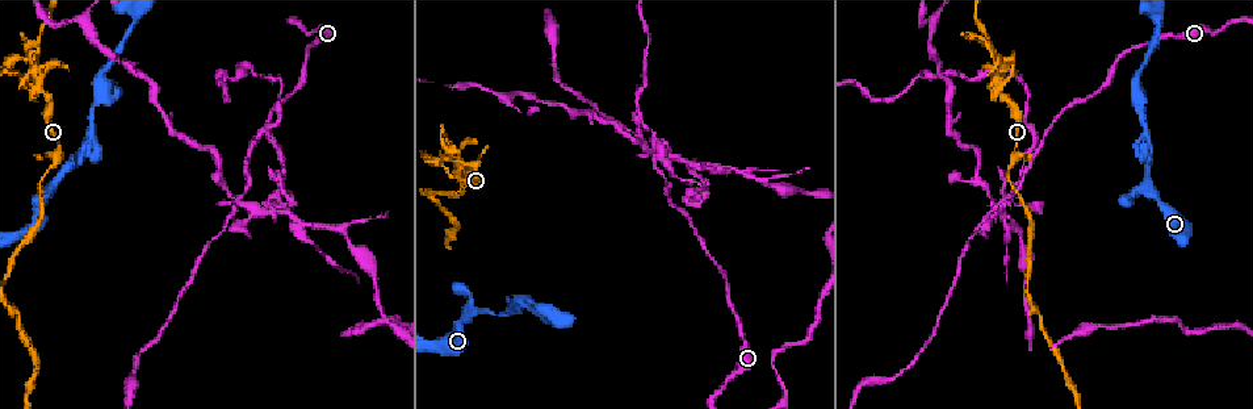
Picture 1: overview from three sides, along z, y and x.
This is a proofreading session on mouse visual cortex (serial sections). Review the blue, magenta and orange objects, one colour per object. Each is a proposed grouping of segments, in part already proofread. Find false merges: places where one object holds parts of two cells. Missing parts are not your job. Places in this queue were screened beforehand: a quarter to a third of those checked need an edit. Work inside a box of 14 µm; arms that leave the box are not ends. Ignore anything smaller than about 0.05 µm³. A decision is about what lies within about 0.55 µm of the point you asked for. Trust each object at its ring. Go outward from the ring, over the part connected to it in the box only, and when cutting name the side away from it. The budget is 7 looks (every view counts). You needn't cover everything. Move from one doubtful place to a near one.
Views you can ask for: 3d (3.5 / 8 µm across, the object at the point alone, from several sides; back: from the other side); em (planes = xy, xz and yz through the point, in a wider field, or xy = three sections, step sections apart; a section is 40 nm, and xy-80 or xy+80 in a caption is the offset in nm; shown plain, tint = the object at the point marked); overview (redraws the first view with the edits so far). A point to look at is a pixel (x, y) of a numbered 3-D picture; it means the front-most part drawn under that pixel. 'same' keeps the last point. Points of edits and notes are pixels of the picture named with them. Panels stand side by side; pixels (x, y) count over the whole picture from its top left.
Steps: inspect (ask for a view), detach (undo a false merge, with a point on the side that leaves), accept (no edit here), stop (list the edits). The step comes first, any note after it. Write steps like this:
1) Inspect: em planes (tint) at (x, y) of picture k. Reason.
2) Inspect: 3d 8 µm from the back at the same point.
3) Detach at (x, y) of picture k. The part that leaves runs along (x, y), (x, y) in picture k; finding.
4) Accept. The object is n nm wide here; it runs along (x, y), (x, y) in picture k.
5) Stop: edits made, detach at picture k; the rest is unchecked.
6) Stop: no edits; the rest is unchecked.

Inspect: 3d 8 µm at (462, 166) of picture 1. Arms part here.

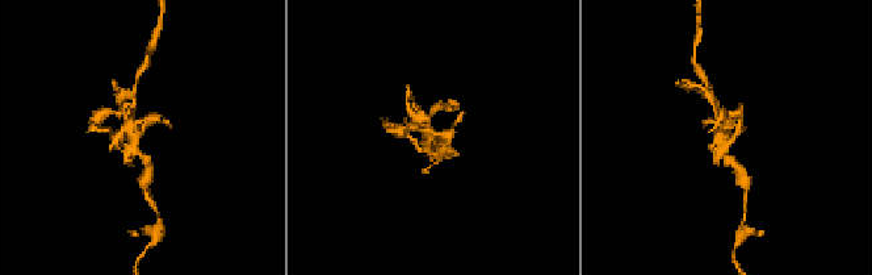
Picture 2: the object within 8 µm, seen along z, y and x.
Inspect: em planes (tint) at (136, 142) of picture 2.

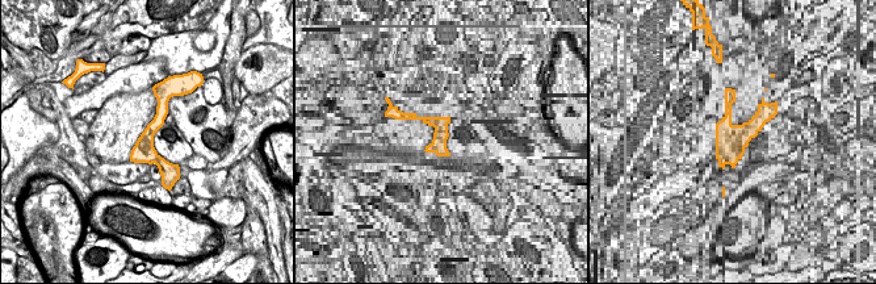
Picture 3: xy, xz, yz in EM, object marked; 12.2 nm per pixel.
Detach at (104, 112) of picture 2. Two cells meet here.

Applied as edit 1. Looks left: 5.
Inspect: 3d 3.5 µm at (1147, 138) of picture 1. Abrupt turn.

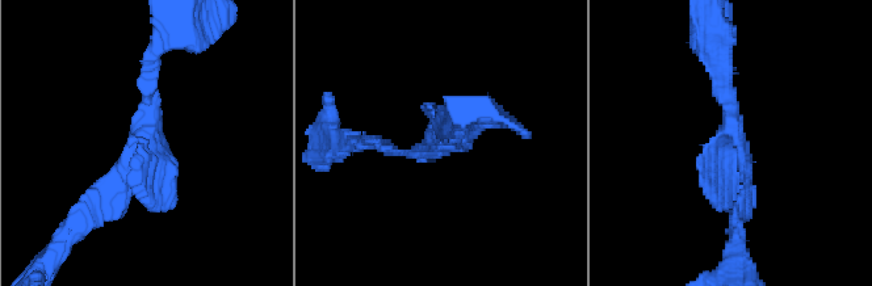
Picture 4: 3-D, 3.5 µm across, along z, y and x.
Inspect: em planes (tint) at (443, 144) of picture 4. Shape alone is not enough.

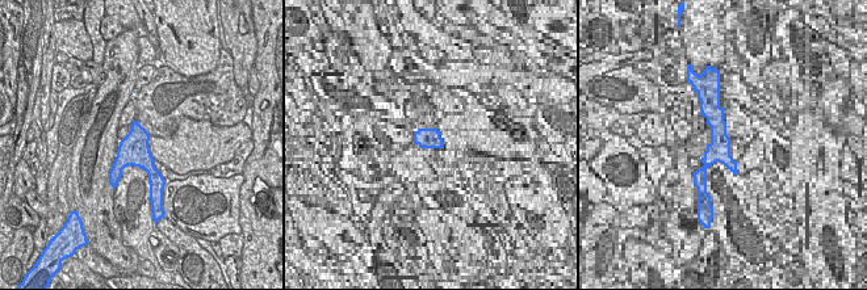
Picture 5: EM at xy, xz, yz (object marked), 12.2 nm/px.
Accept. It runs along (88, 204), (149, 139), (154, 54) in picture 4; one cell here.

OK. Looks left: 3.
Inspect: 3d 8 µm at (139, 15) of picture 1. Three-way junction.

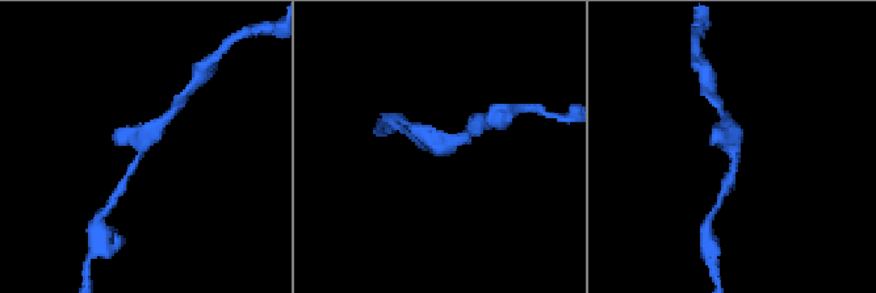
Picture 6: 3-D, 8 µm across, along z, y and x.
Inspect: 3d 3.5 µm at (144, 150) of picture 6. Closer look.

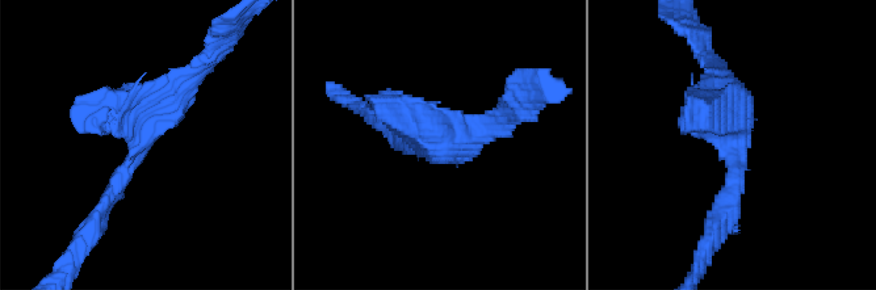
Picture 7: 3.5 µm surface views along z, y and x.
Accept. The arms are 200, 350, 400 nm wide; it runs along (719, 213), (733, 125), (692, 121) in picture 7; all the same cell.

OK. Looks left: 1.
Stop: edits made, detach at picture 2; the rest is unchecked.

